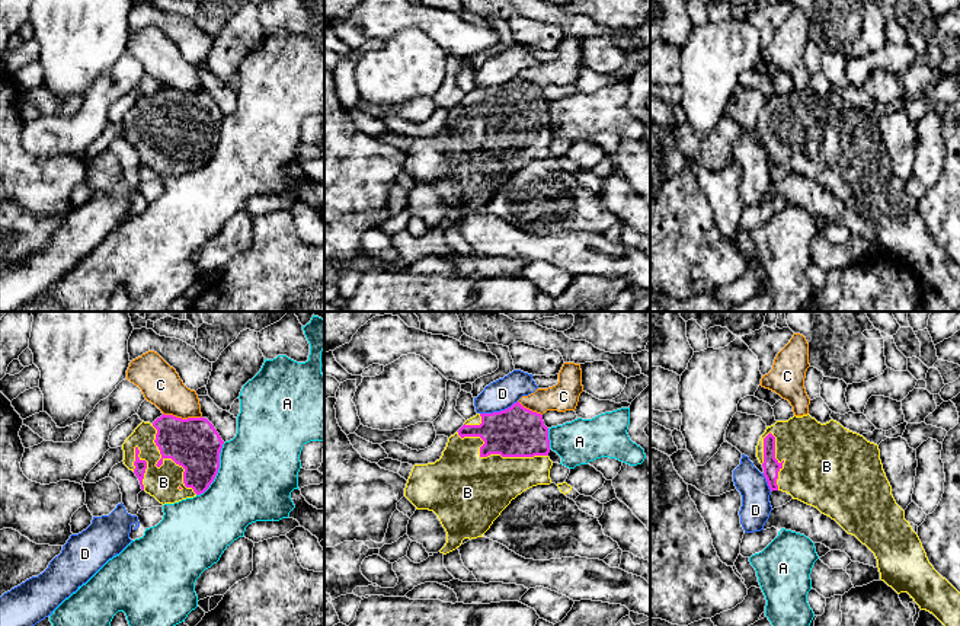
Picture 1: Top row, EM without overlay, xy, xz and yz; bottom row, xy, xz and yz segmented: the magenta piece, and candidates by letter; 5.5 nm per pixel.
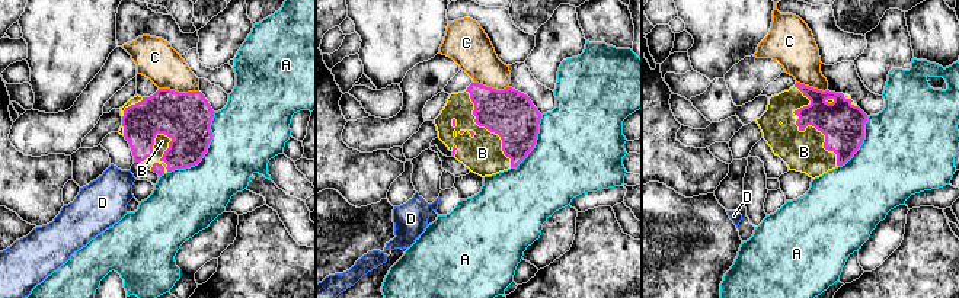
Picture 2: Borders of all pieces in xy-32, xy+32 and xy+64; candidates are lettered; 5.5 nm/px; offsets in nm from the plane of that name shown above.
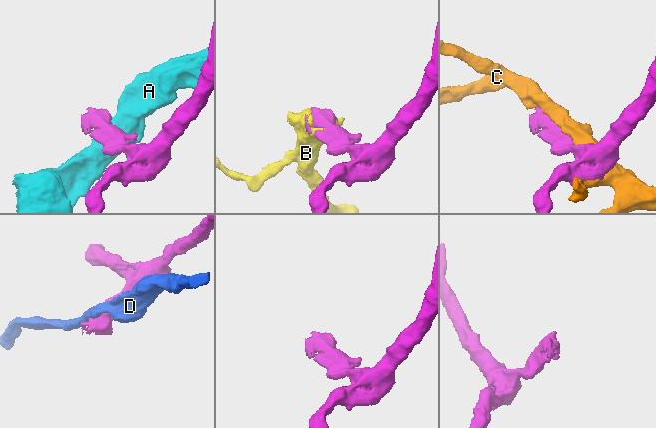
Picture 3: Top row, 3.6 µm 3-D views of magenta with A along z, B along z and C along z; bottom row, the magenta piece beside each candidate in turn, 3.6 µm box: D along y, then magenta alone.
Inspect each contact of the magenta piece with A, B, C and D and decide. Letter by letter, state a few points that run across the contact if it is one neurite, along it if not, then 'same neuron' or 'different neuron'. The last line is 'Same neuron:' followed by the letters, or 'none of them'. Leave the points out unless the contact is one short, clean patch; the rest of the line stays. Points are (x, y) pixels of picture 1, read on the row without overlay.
A: different neuron
B: same neuron
C: different neuron
D: different neuron
Same neuron: B

